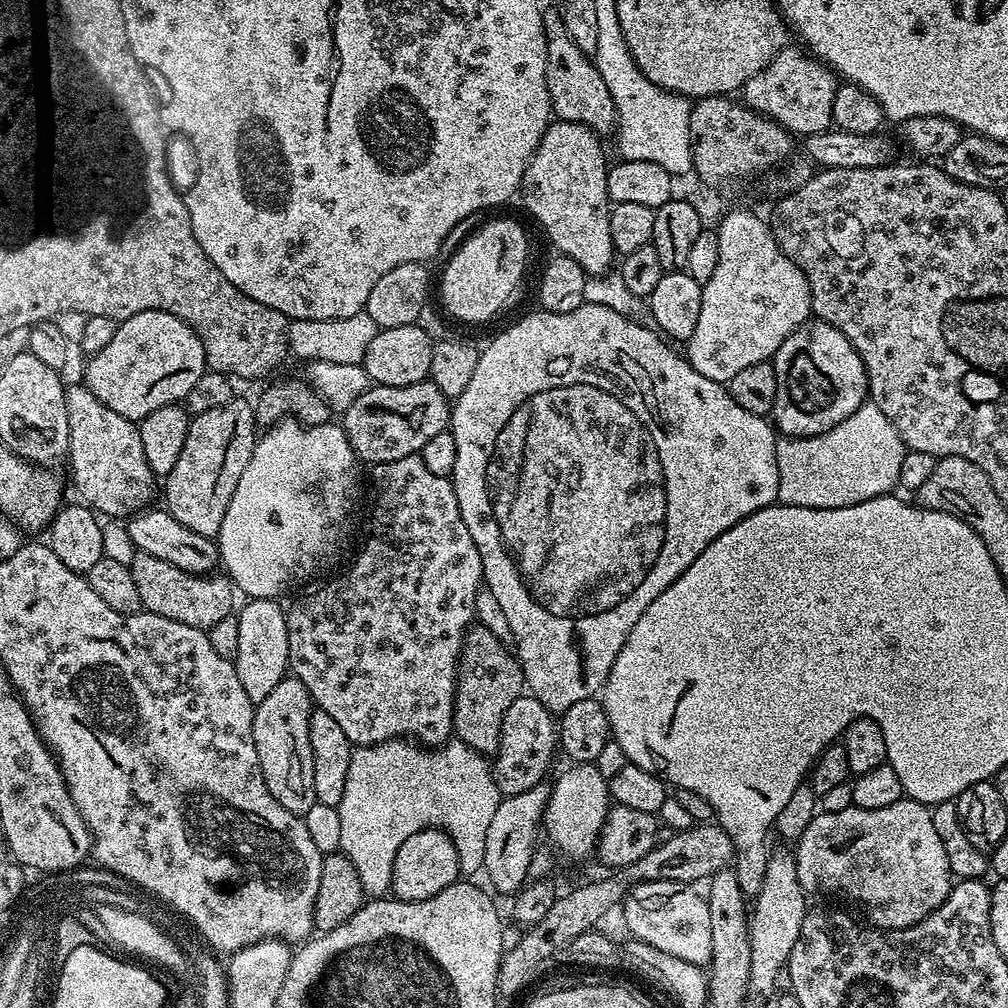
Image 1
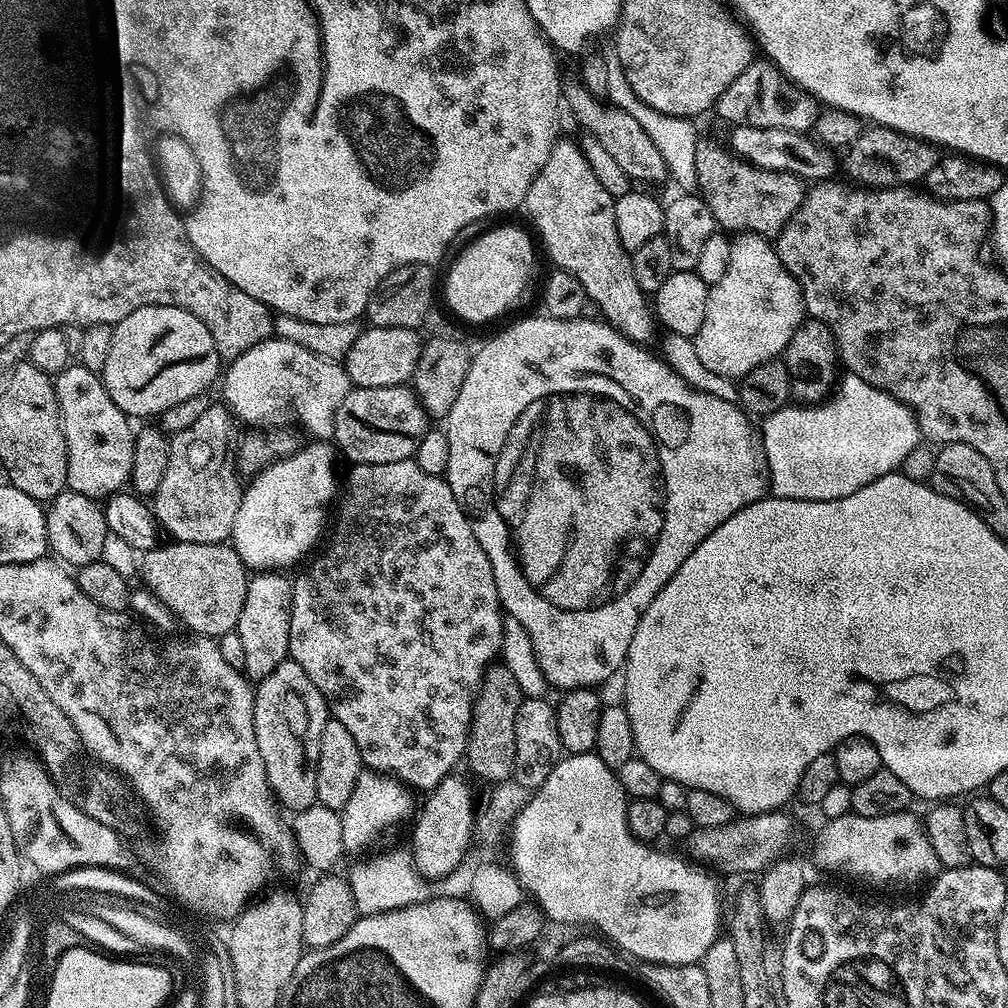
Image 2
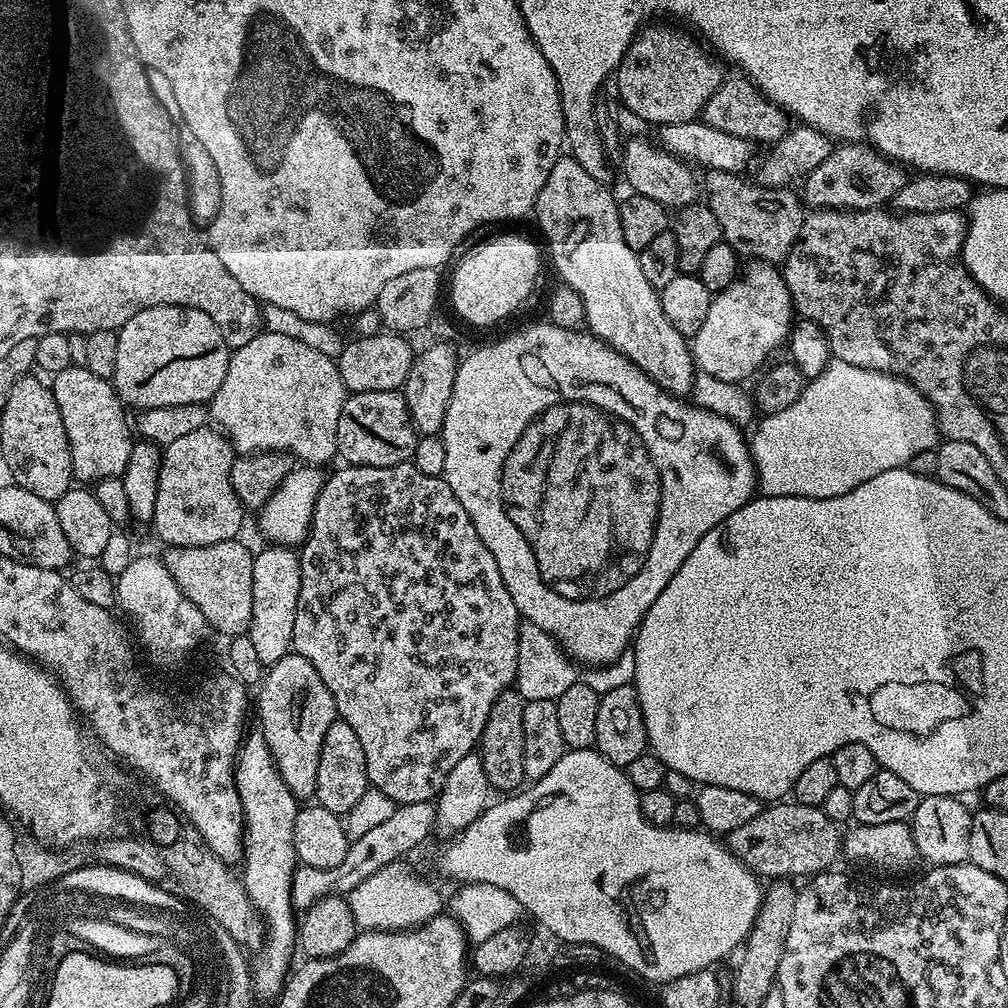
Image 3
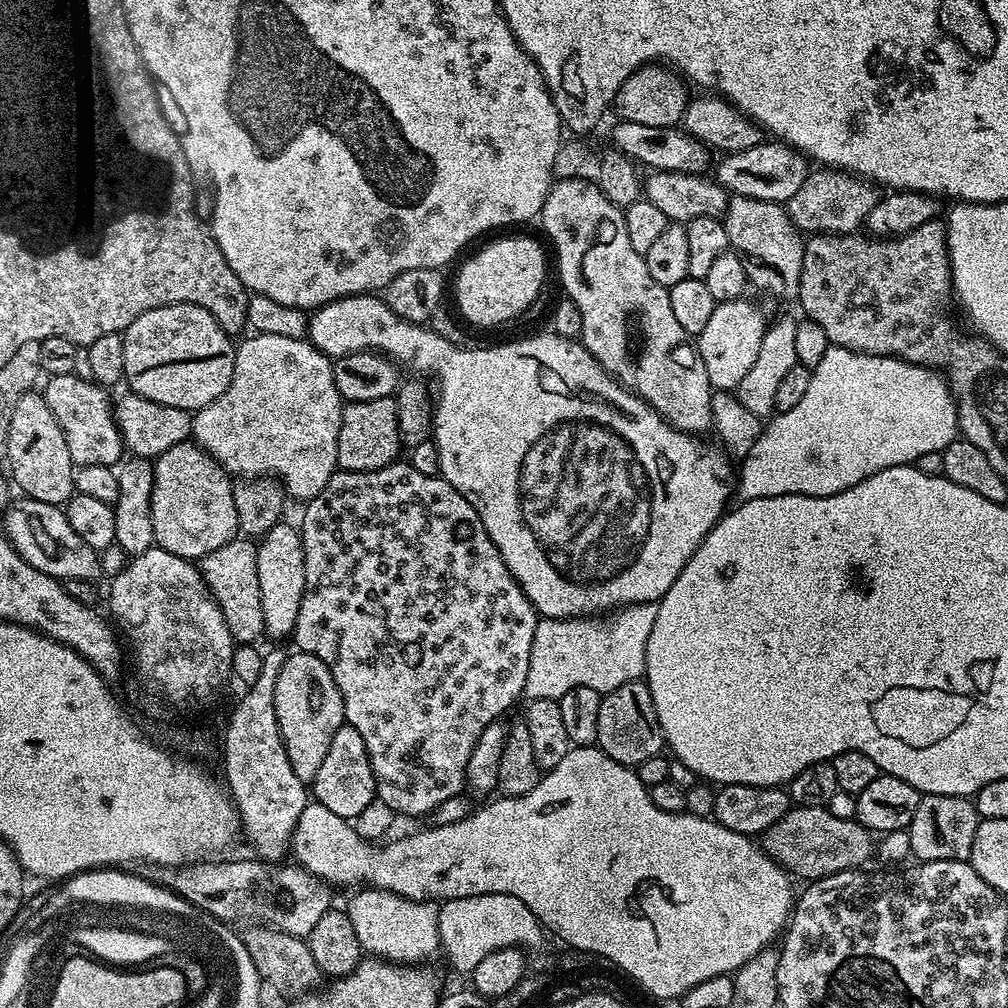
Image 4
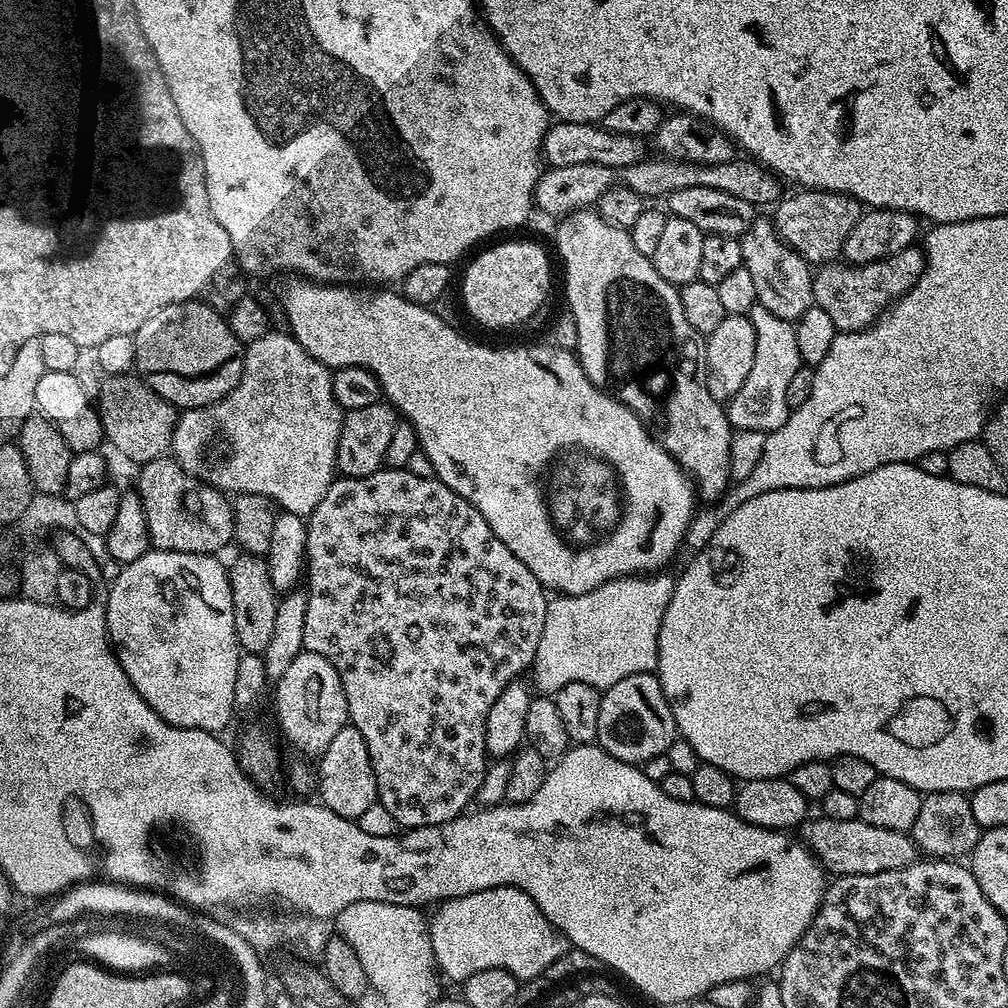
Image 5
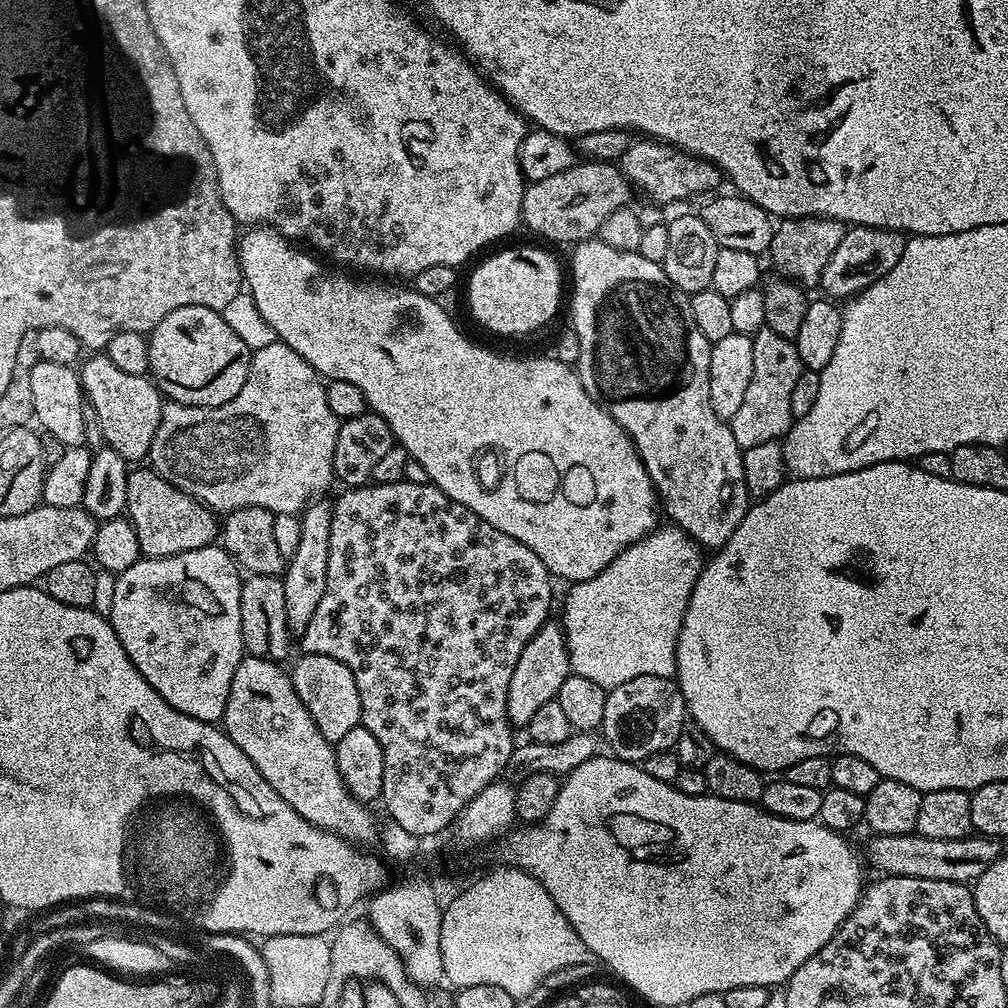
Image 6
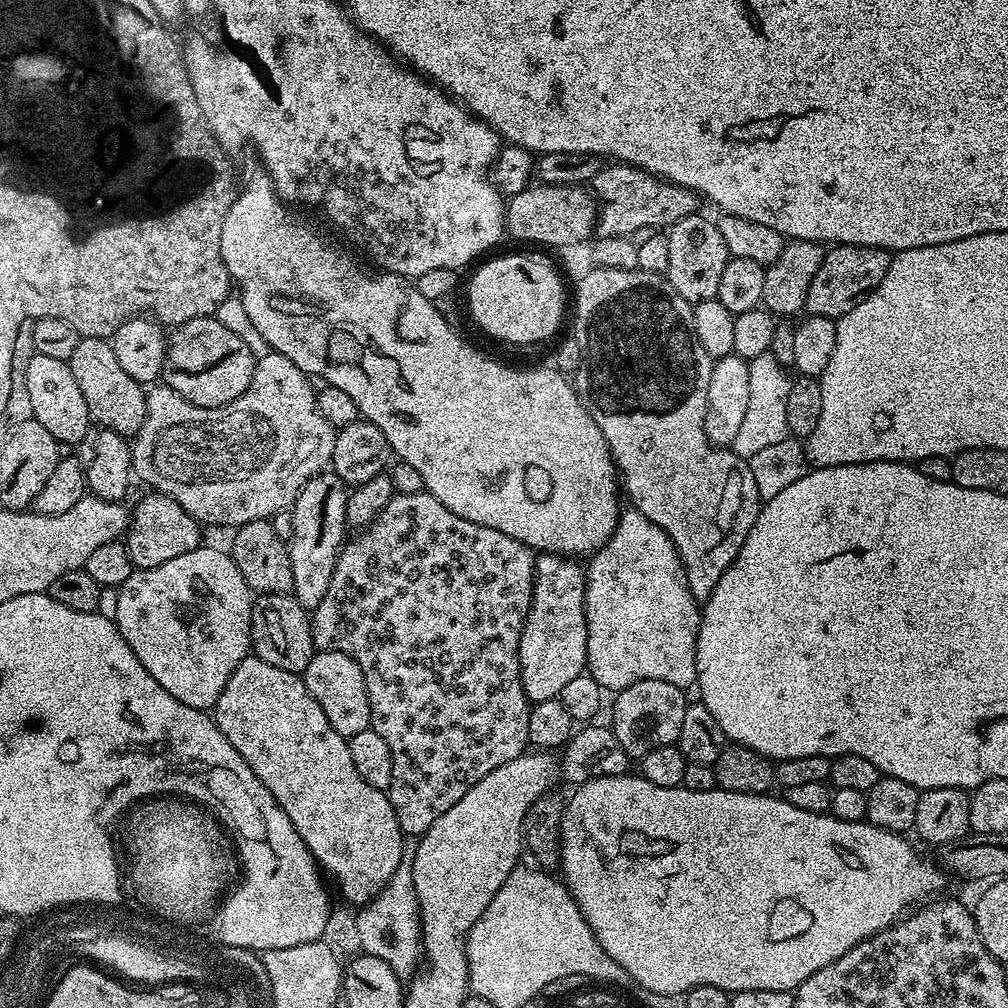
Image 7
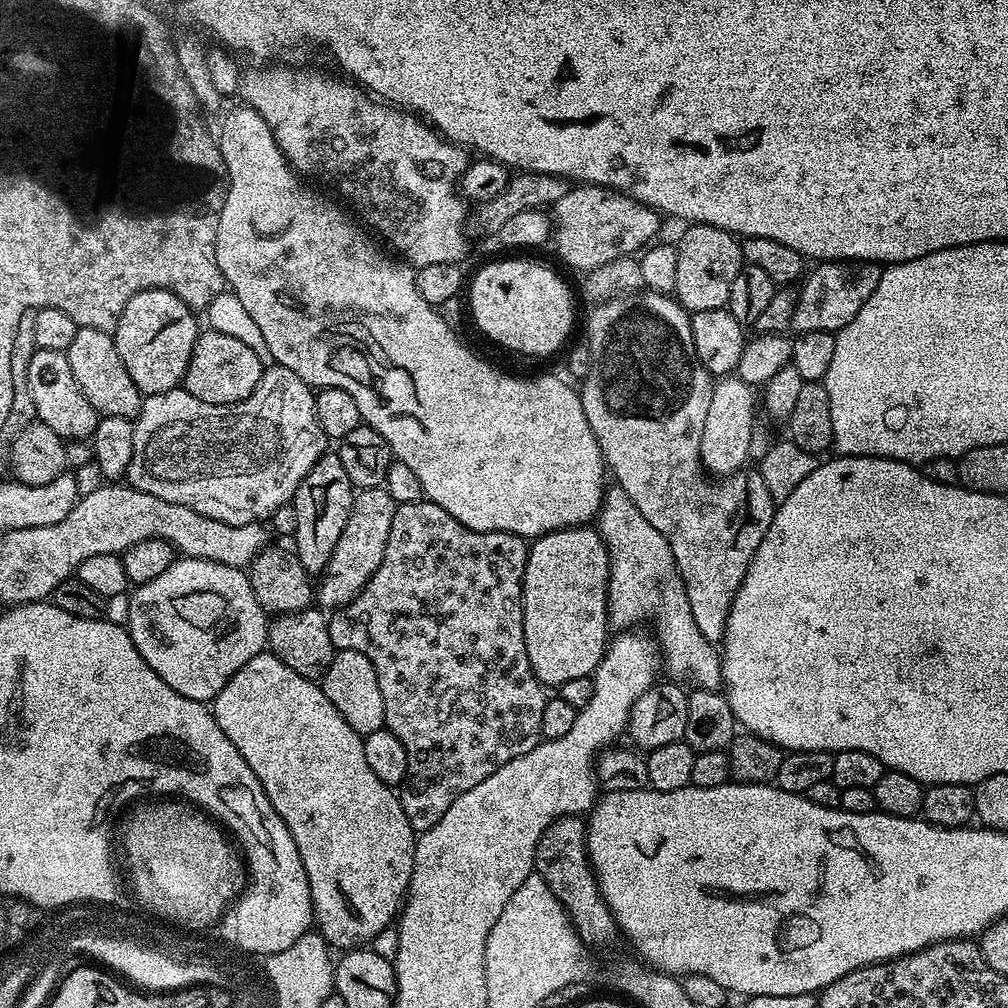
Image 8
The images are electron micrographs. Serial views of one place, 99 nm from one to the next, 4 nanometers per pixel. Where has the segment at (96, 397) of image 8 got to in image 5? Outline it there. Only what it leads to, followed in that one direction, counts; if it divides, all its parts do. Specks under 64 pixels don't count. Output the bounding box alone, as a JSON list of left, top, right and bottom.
[98,375,178,466]

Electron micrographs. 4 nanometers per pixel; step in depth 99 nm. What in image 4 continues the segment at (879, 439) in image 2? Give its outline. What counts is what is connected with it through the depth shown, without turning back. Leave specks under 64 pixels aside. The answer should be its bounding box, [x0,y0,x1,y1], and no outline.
[740,346,958,501]

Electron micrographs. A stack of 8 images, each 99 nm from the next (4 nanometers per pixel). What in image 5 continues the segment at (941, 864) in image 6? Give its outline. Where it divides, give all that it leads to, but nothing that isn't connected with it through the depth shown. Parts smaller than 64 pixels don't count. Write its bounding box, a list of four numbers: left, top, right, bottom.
[803,815,918,877]

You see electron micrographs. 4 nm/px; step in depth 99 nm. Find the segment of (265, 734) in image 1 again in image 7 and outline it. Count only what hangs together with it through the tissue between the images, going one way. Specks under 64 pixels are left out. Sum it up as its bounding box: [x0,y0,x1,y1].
[302,651,372,738]

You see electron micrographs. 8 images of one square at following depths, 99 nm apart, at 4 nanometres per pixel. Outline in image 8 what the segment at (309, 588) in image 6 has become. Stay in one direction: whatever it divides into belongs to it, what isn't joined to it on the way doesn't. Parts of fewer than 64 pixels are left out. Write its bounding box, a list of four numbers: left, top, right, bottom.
[290,454,353,574]

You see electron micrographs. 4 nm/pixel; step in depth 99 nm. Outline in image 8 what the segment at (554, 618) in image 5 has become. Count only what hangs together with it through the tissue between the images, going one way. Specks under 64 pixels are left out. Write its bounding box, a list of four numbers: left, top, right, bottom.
[598,486,723,690]

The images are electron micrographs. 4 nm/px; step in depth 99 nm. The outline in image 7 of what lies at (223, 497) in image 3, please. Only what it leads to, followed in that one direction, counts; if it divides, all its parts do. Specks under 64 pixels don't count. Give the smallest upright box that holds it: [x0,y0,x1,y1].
[126,490,202,569]

